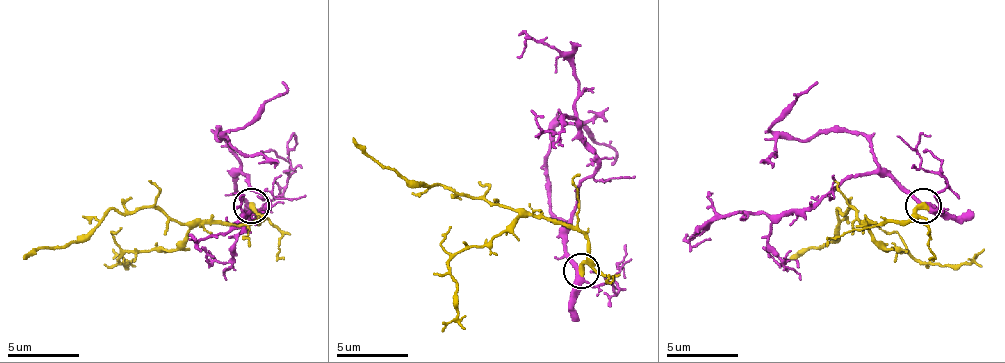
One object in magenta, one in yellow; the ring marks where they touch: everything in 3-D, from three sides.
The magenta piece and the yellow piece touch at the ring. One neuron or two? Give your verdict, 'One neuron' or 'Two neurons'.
One neuron

